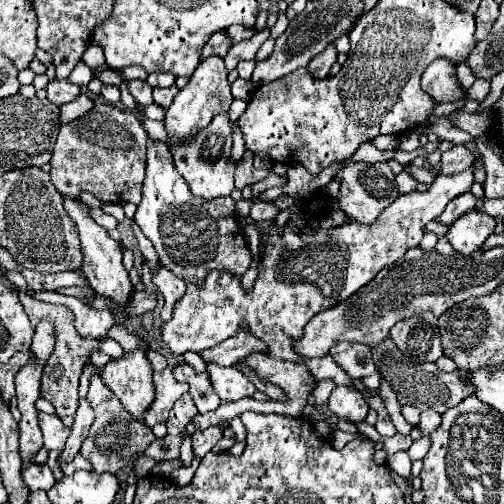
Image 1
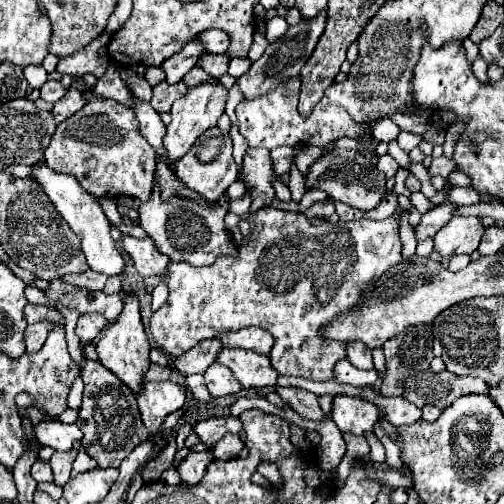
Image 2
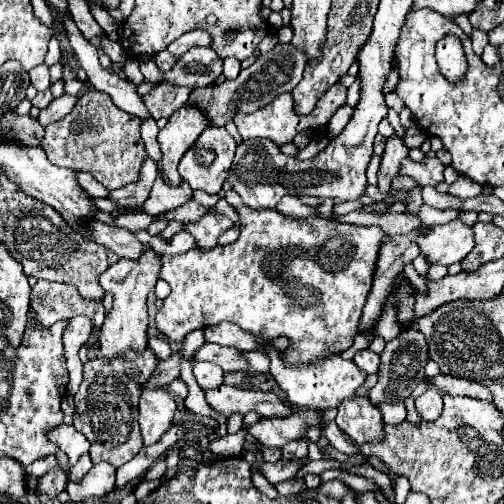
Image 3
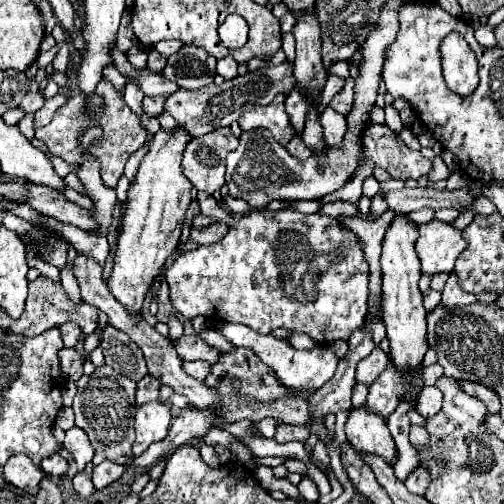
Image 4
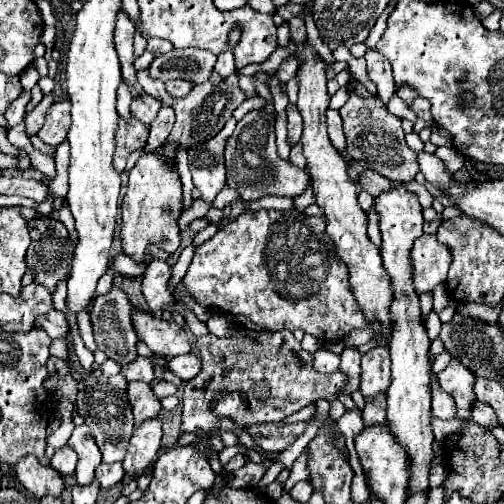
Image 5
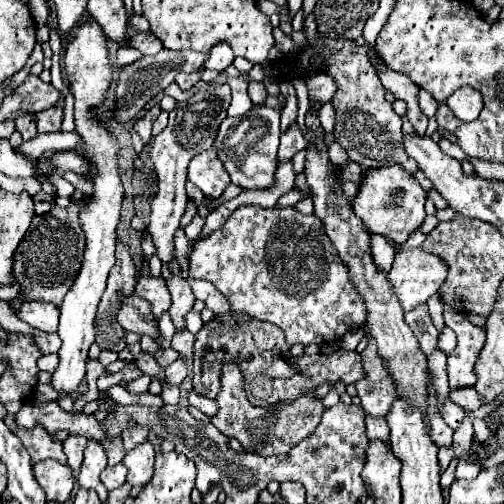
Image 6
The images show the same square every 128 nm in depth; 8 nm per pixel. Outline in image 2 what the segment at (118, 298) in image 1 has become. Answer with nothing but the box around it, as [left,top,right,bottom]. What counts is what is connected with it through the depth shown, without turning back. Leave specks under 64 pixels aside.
[32,164,124,276]

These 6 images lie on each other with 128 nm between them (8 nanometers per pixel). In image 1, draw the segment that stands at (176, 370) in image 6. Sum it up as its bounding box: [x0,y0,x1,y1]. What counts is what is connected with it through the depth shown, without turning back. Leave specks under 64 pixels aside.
[208,364,256,400]

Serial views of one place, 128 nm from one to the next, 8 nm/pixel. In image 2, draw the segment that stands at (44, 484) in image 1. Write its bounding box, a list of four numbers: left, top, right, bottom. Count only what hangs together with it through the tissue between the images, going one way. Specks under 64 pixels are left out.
[32,460,52,482]

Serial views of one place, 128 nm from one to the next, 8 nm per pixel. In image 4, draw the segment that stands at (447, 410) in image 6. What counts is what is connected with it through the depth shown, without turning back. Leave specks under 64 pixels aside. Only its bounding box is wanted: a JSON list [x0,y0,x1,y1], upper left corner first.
[416,386,442,418]

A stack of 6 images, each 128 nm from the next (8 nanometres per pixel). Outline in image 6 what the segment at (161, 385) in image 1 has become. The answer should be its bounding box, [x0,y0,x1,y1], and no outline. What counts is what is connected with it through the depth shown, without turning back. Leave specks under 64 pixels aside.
[124,442,154,486]

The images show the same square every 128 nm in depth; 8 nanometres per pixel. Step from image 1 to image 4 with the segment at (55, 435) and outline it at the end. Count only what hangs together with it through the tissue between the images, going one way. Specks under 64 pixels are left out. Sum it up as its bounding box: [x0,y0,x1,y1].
[62,426,94,470]

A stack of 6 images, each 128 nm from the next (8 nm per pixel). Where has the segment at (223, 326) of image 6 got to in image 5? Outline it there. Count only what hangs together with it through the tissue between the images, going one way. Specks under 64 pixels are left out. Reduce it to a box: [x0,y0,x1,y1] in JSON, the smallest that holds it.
[180,326,346,434]

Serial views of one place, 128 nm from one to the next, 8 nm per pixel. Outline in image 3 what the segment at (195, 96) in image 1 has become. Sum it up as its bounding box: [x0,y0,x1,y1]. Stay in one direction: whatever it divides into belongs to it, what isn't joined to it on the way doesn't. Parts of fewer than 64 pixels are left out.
[158,104,210,186]

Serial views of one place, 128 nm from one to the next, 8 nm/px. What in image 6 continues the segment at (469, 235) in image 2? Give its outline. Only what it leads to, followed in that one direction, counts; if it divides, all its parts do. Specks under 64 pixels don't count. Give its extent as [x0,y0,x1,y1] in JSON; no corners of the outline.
[388,248,448,310]

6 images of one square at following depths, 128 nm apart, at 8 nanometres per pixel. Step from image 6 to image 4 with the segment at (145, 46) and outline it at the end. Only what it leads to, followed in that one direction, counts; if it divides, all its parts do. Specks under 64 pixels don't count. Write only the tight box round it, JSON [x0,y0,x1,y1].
[154,40,184,56]

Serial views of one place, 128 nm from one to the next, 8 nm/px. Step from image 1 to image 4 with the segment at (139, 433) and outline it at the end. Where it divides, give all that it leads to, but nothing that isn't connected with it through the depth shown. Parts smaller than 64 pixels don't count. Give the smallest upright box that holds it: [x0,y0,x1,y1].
[74,366,136,466]

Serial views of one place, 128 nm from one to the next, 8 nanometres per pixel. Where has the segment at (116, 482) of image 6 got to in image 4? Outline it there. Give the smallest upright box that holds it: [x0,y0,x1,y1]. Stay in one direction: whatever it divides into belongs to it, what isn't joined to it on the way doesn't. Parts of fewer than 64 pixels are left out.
[92,460,126,490]

